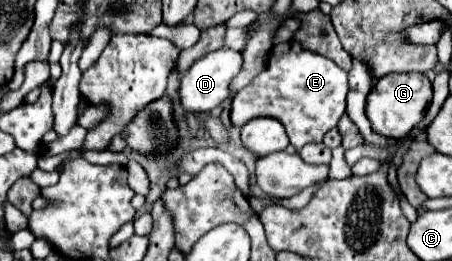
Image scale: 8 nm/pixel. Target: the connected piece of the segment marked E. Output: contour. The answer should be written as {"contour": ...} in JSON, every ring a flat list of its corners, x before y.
{"contour":[[297,41,275,45,261,75,233,97,231,119,251,119,269,115,285,125,291,145,299,151,307,143,321,143,323,135,337,125,345,113,347,73,331,59,305,51]]}

